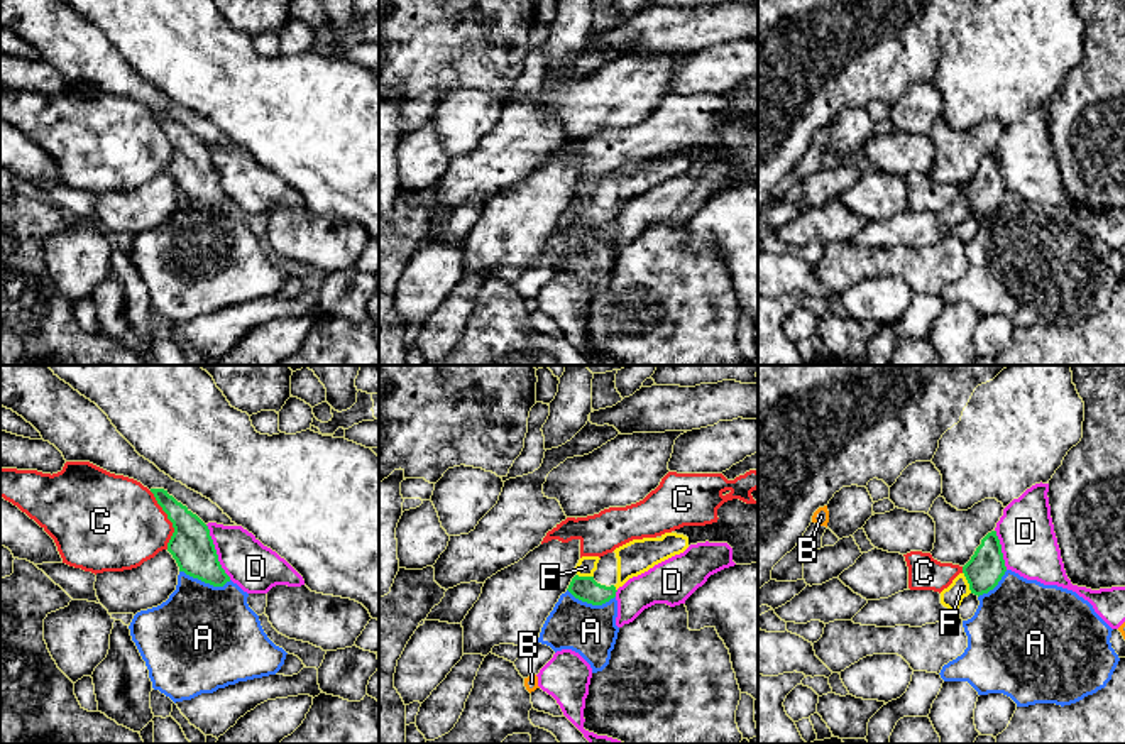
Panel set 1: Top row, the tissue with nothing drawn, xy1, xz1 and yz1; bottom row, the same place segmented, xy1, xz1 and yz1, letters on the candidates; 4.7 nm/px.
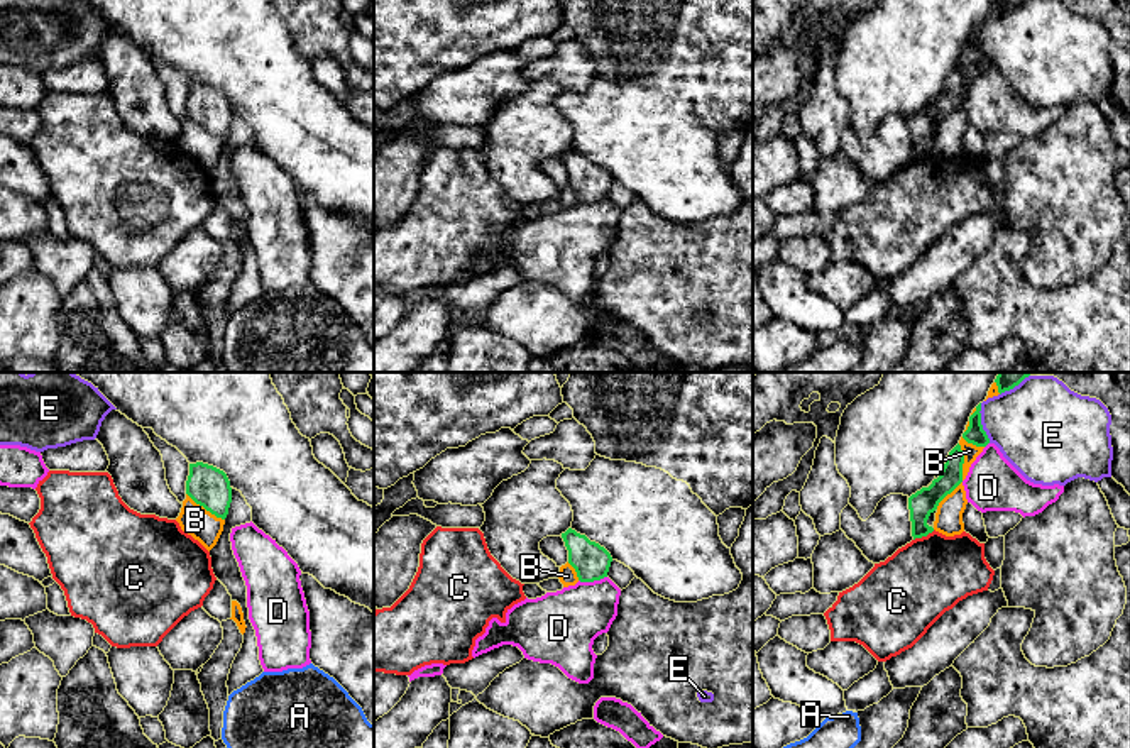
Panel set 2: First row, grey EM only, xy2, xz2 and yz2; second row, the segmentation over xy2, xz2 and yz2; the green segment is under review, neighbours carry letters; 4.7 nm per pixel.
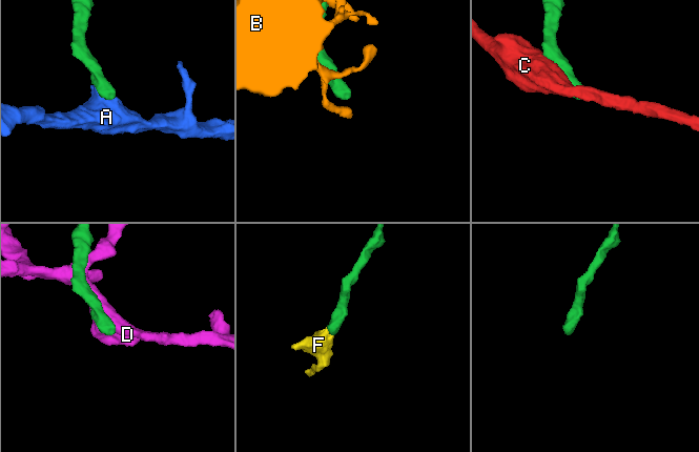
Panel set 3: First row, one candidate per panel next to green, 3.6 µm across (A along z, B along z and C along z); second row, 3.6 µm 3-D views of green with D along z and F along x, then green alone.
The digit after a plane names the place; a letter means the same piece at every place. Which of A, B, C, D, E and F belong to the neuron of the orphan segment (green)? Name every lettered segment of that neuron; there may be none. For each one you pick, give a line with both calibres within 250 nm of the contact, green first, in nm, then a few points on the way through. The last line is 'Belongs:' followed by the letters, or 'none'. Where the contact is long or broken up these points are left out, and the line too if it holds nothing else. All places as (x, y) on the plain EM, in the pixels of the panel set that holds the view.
F: 170/110 nm | across yz1 (987, 188), (968, 203), (951, 218)
Belongs: F

